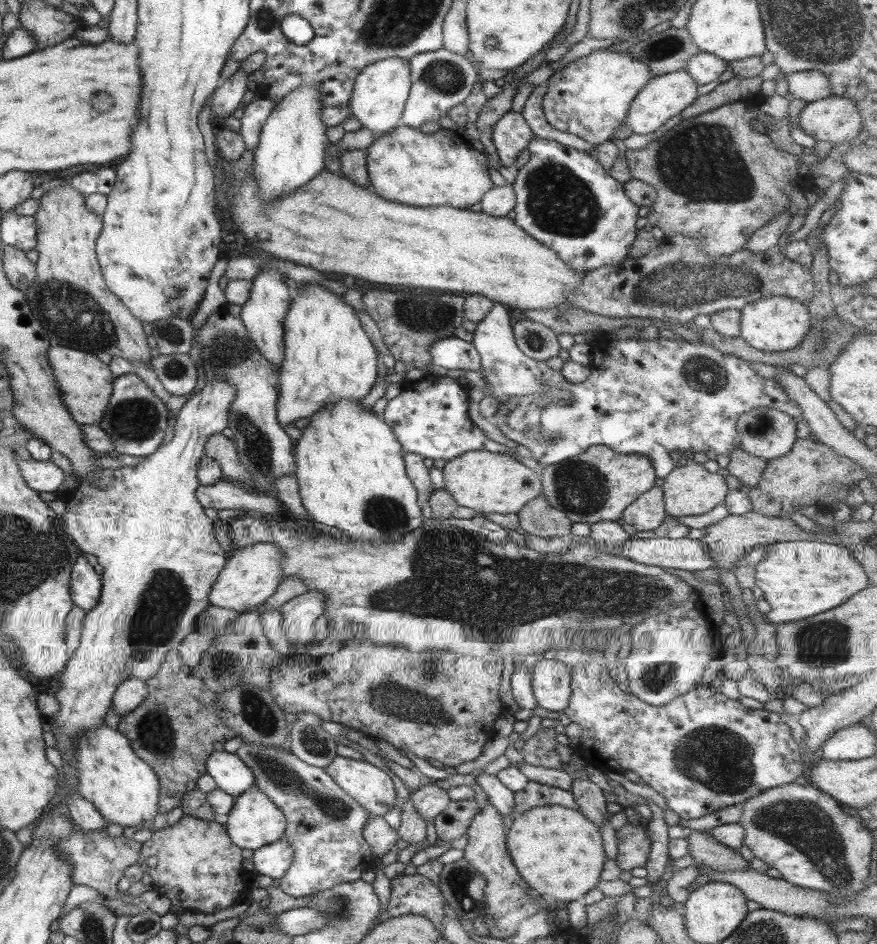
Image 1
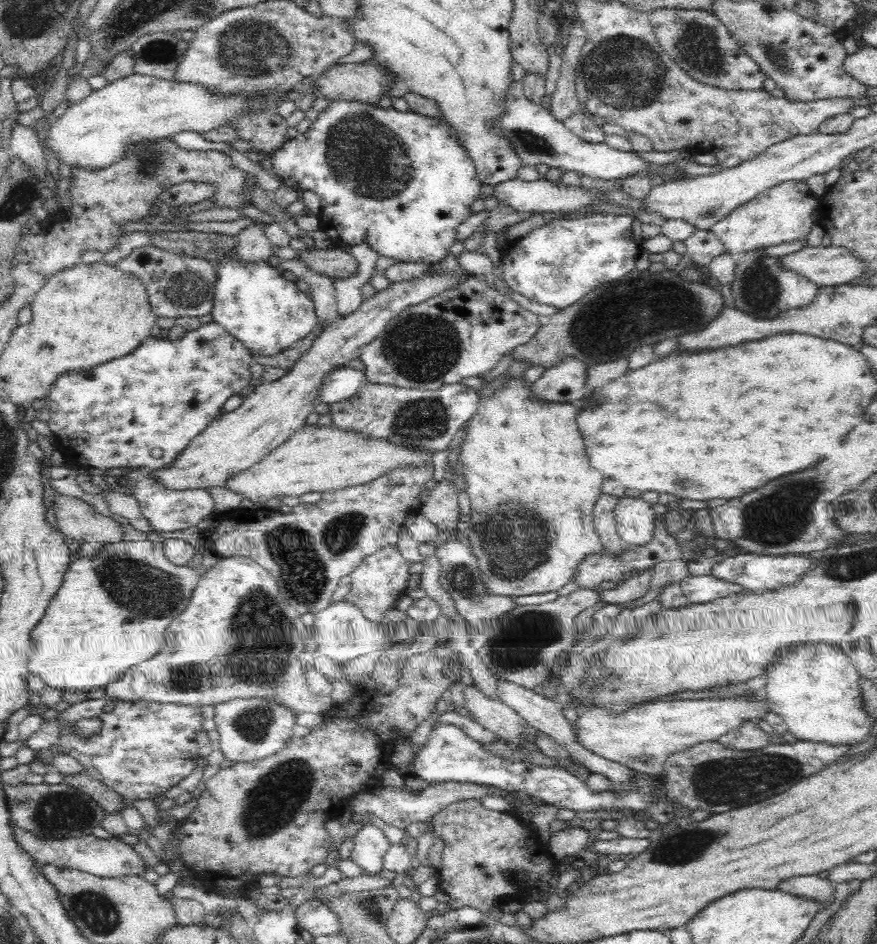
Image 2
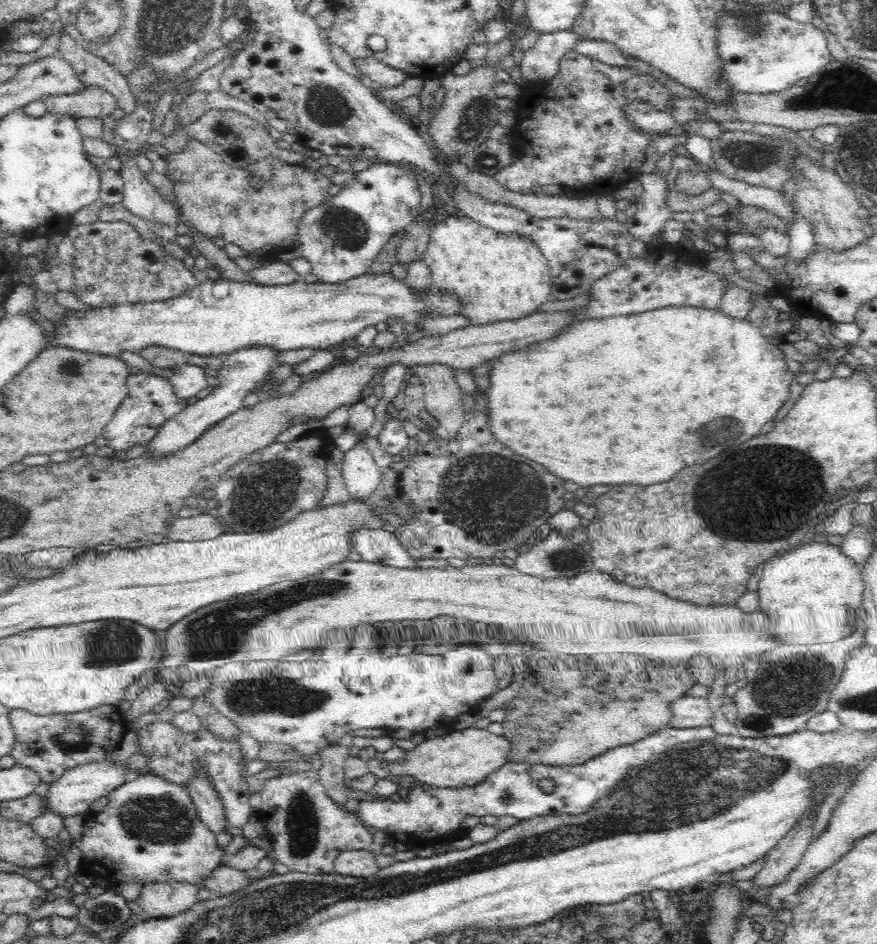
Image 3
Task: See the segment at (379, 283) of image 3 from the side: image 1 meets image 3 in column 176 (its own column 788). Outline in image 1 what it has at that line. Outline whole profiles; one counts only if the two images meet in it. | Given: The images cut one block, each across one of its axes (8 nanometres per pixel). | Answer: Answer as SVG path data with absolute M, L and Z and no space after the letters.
M768 296L747 303L740 310L740 337L751 347L763 352L781 352L799 346L811 329L808 308L788 296Z

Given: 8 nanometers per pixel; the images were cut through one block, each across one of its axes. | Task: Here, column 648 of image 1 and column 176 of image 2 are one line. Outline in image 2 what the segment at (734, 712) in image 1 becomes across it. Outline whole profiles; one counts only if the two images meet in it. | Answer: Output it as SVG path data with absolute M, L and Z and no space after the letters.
M86 699L59 711L61 724L74 724L84 718L102 721L102 730L89 737L61 736L58 750L72 756L93 779L102 781L128 800L152 800L164 796L172 787L196 770L199 745L196 733L204 731L204 715L198 707L157 703L150 700L124 701Z

